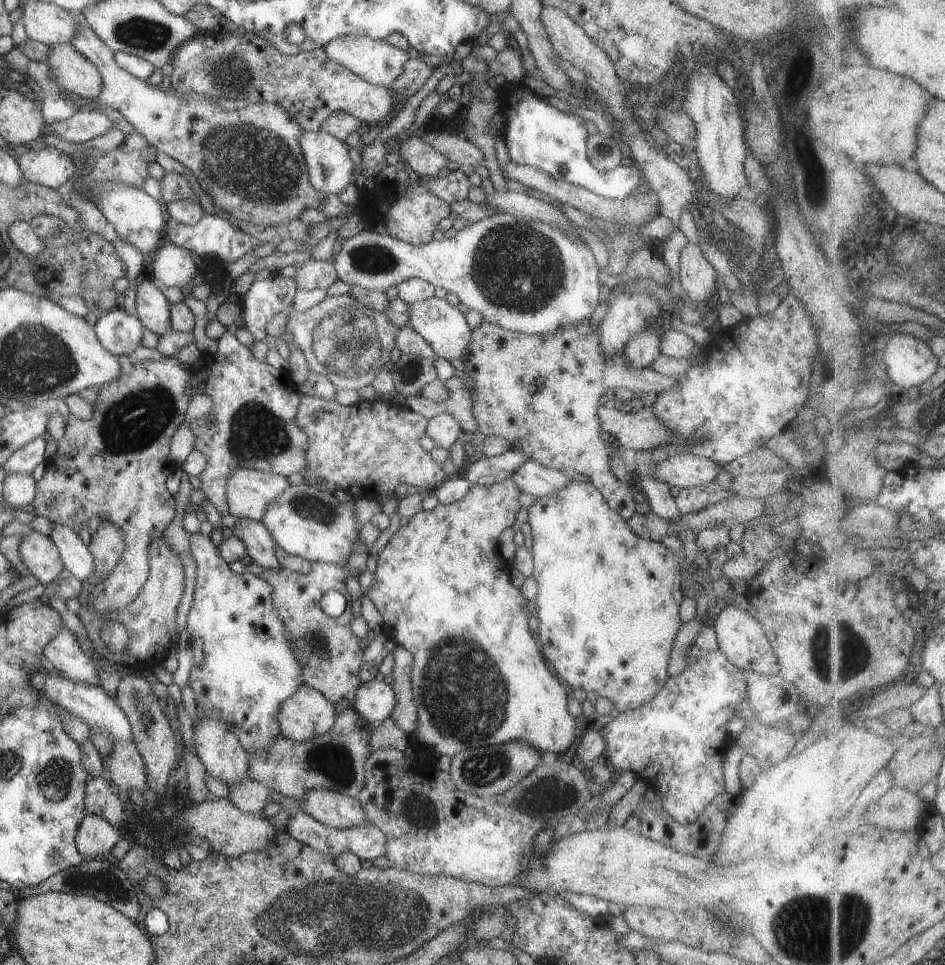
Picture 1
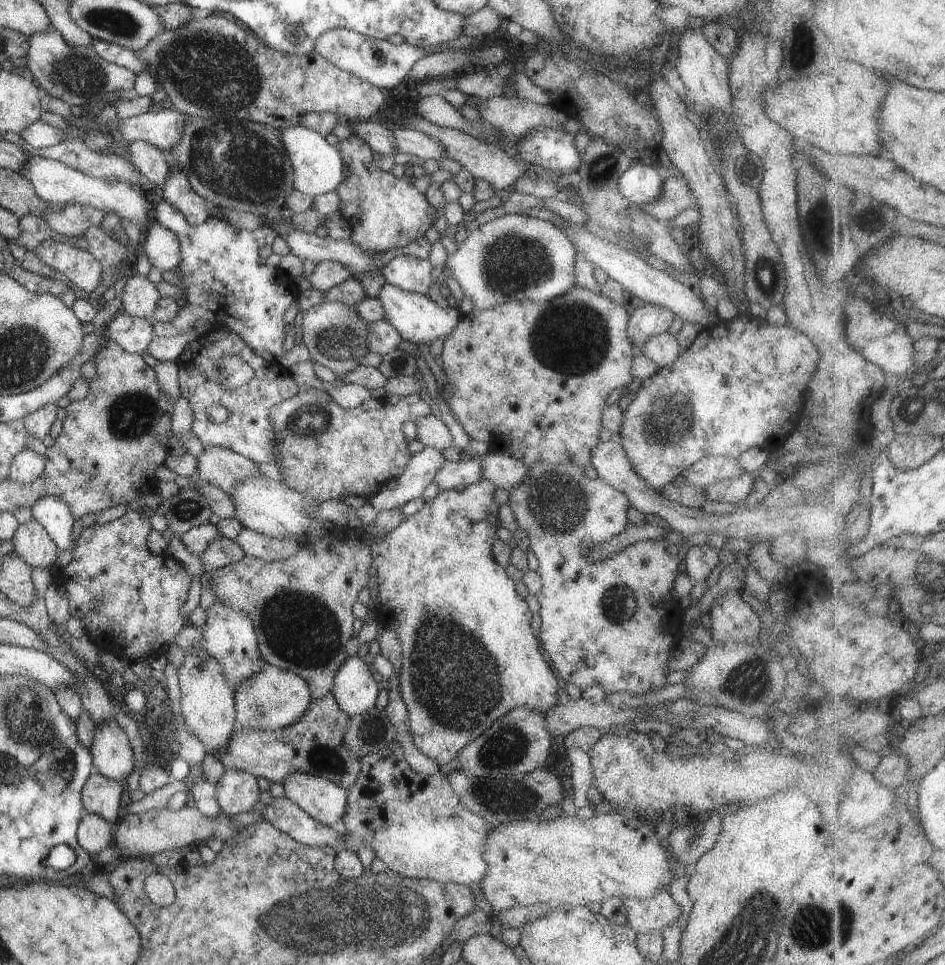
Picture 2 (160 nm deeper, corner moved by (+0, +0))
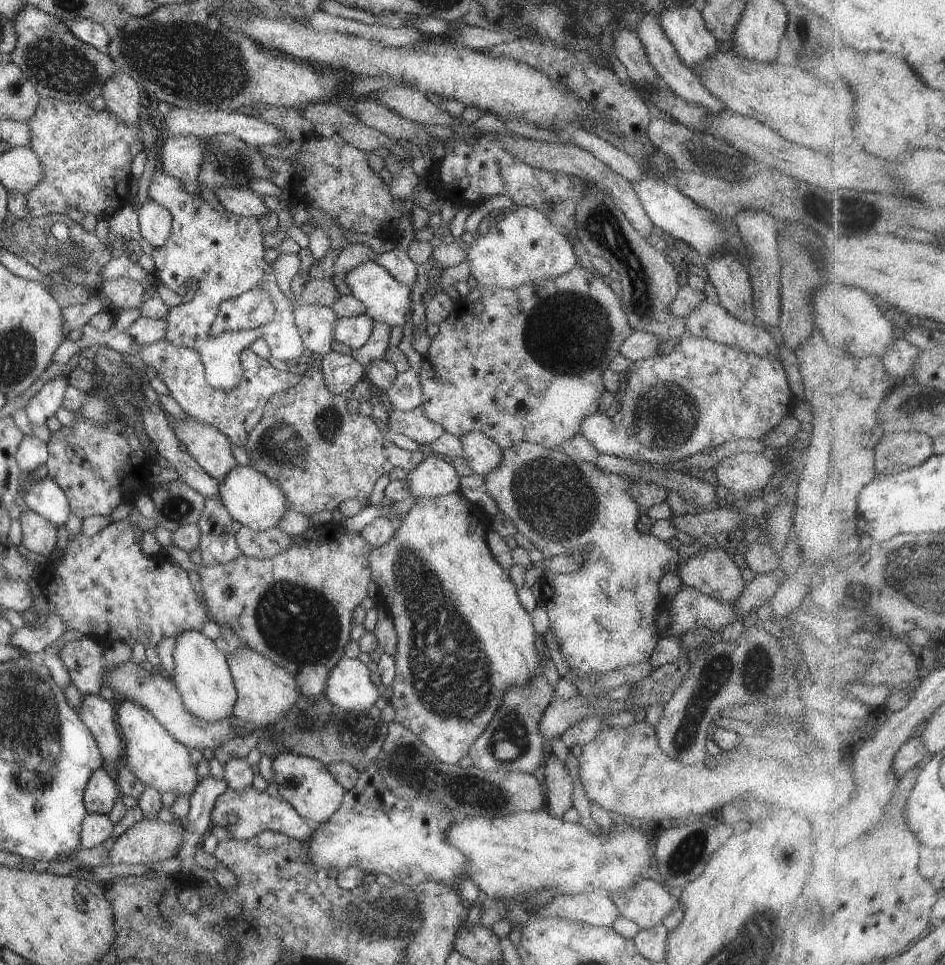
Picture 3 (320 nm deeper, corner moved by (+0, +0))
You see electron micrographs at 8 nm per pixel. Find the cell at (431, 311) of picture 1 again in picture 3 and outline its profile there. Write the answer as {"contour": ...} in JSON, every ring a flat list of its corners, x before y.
{"contour":[[375,259,355,266,345,274,343,279,351,291,350,295,355,296,363,306,365,313,370,320,385,323,389,328,403,328,407,318,406,316,413,313,411,308,411,288,401,282,397,282,383,266,377,265]]}

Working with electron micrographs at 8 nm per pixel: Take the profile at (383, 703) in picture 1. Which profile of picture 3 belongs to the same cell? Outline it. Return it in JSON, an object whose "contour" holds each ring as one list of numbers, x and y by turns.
{"contour":[[343,657,329,672,323,696,333,707,342,712,353,712,369,709,378,698,375,686,371,683,369,674,371,665,365,665,358,658]]}

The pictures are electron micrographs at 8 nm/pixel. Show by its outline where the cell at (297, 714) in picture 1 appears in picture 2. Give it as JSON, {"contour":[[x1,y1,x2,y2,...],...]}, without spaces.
{"contour":[[268,663,250,678,240,680,234,688,234,708,236,729,257,729,273,731,289,726,305,714,312,701,304,679,295,674,279,670]]}

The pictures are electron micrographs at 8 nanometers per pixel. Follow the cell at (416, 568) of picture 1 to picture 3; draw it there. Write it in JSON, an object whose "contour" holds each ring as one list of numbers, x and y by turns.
{"contour":[[459,491,447,495,435,496,435,498,416,498,415,504,409,512,401,518,402,523,395,533,383,545,371,547,368,555,370,580,377,586,377,592,381,594,385,608,392,618,396,633,396,648,394,654,394,674,391,687,391,698,388,704,393,708,394,720,399,722,409,732,413,732,419,742,433,752,437,762,445,765,456,765,461,758,467,755,471,742,478,738,493,718,493,714,503,700,503,694,509,686,521,686,527,684,533,675,542,674,542,662,535,648,536,633,531,625,529,610,519,603,517,597,517,584,509,578,509,570,503,570,491,556,487,544,486,534,489,530,489,518,473,503,469,502]]}

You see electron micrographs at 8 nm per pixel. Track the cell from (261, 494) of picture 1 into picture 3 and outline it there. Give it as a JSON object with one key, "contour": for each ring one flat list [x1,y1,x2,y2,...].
{"contour":[[191,418,183,423,175,419,172,432,177,441,185,444,187,454,215,482,221,482,229,470,239,466,232,456,230,441,213,426,195,422]]}

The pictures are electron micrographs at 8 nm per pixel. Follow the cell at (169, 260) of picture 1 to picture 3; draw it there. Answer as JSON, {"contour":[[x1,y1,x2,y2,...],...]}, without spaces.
{"contour":[[148,200,136,209,136,214,140,236,153,248,163,246,171,232,171,214,163,206]]}

